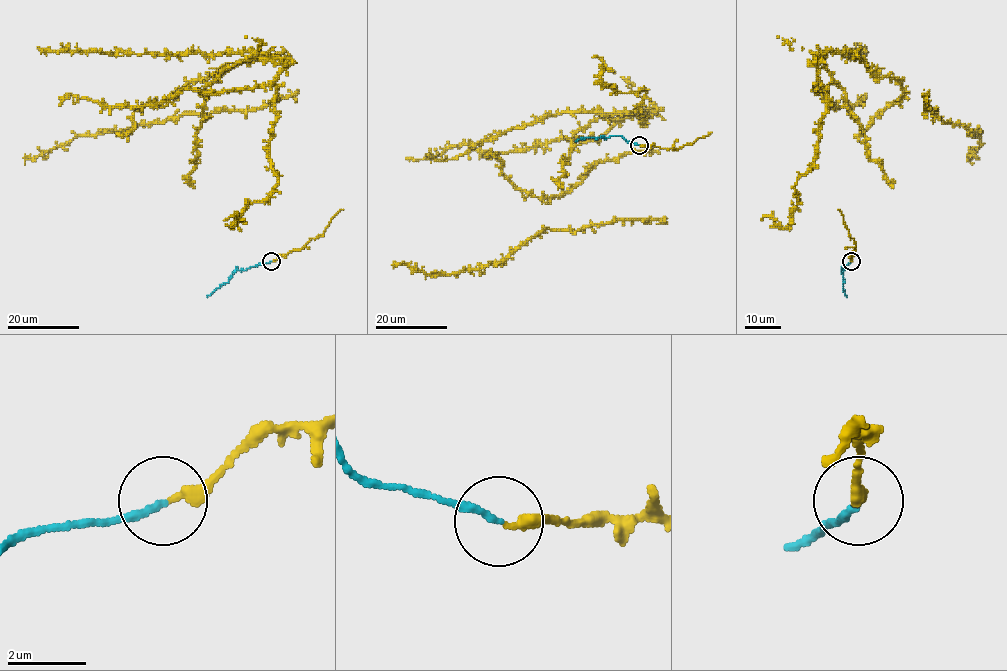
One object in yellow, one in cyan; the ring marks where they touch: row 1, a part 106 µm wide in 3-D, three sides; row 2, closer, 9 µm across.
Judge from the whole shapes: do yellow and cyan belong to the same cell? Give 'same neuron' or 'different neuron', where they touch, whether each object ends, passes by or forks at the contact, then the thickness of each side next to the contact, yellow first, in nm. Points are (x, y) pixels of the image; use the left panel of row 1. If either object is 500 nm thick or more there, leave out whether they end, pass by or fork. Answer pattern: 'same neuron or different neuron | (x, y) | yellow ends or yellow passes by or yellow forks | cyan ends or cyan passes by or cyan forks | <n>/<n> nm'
same neuron | (271, 261) | yellow ends | cyan ends | 280/170 nm

